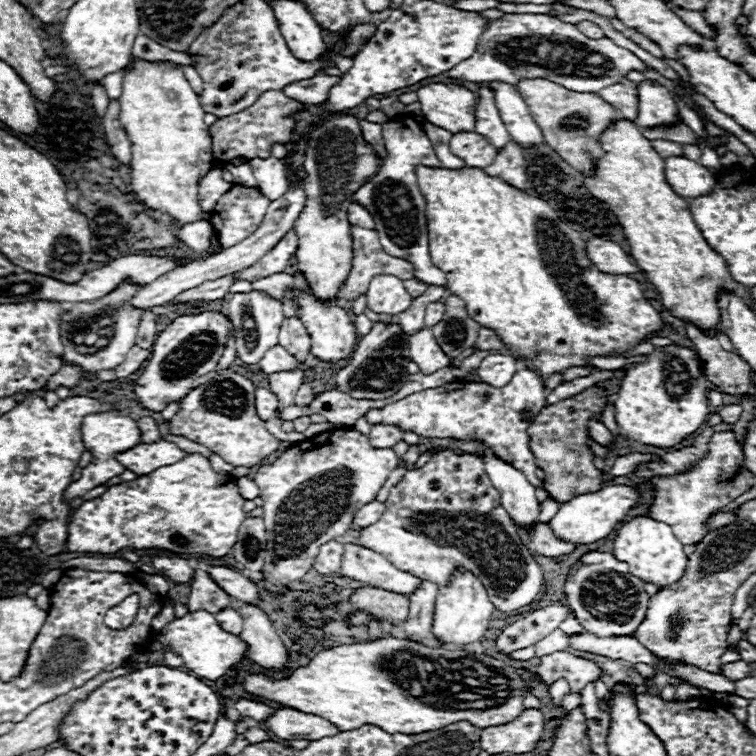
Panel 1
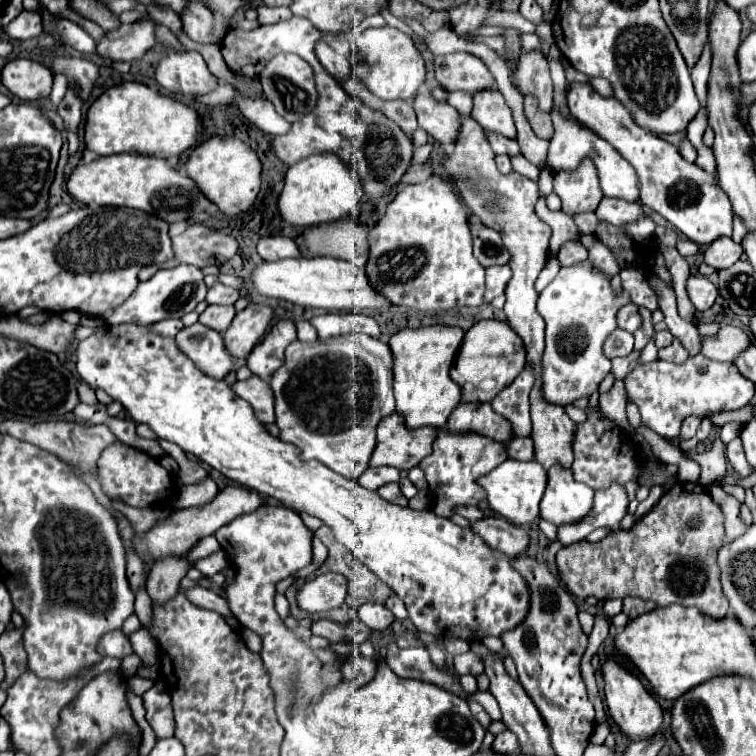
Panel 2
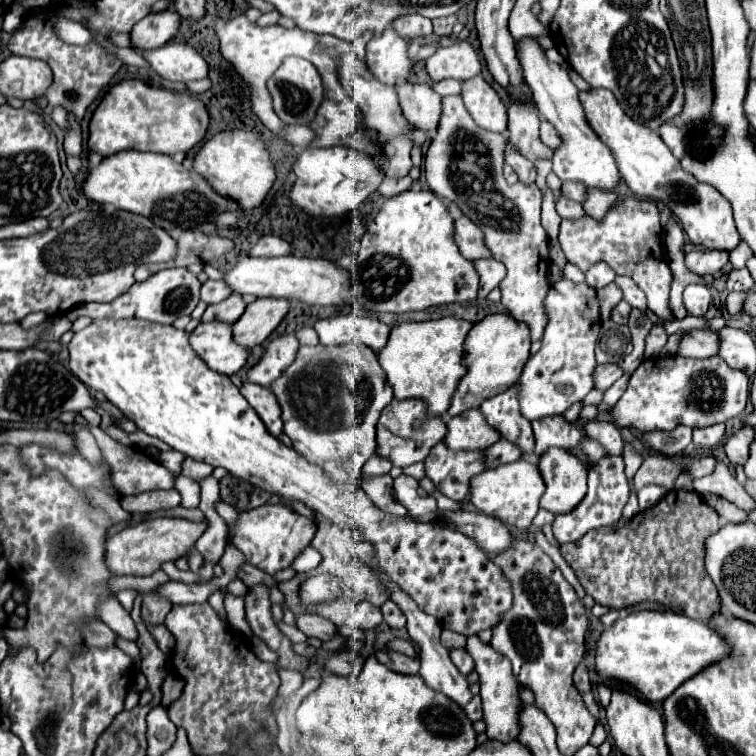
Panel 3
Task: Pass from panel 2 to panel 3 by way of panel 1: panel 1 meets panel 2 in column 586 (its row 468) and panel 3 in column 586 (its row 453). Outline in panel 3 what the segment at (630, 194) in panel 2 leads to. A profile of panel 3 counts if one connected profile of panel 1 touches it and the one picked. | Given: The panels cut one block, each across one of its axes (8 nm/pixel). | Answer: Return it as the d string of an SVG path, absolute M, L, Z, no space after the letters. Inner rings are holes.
M524 36L518 40L518 58L524 68L524 78L526 78L528 86L532 88L532 94L534 94L540 114L564 138L562 146L556 148L556 152L554 152L554 160L552 160L554 174L562 182L576 180L576 182L584 182L586 186L614 190L616 184L620 182L618 166L616 166L610 150L596 138L596 134L588 126L582 106L580 106L580 100L578 100L578 88L570 82L566 70L562 70L558 64L554 64L546 58L542 46L538 44L538 40L534 36Z

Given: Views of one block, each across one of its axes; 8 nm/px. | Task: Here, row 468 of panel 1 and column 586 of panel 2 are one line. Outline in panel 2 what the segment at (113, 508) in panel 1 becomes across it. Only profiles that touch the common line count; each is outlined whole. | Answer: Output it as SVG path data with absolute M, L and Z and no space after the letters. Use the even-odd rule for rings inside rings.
M586 158L576 170L554 170L554 192L562 200L562 212L568 216L594 212L604 196L596 166Z

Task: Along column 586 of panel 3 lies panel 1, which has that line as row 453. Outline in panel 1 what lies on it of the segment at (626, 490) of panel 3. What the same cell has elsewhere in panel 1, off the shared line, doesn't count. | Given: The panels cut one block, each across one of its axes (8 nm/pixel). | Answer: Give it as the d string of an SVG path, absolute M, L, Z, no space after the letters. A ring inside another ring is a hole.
M522 368L518 370L518 374L512 378L510 384L502 386L502 388L494 388L494 386L488 386L484 382L478 382L478 384L468 384L468 382L450 382L450 384L444 384L440 388L430 388L430 390L422 390L422 392L416 392L416 394L410 394L398 402L392 402L380 410L372 408L368 410L364 416L368 420L368 424L390 424L390 426L400 426L404 432L414 432L422 438L452 438L452 440L466 440L466 438L474 438L474 440L480 440L486 448L490 448L490 452L498 458L502 458L504 462L510 462L516 470L522 470L528 478L530 484L534 486L542 486L542 480L536 478L534 470L536 470L536 462L534 462L534 456L528 448L528 434L526 434L526 428L530 426L530 422L536 418L538 410L542 410L546 406L544 398L546 398L548 390L544 388L544 378L538 376L536 372L528 370L528 368Z

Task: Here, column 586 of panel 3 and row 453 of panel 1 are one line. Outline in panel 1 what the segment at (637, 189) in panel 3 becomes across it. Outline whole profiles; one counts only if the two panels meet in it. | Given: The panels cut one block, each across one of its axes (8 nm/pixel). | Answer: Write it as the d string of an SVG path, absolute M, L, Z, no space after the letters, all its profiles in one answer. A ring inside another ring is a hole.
M100 412L100 414L90 414L82 420L82 438L84 438L84 446L86 450L92 452L92 462L82 468L82 478L72 482L66 492L64 498L70 502L78 496L84 496L88 490L108 482L114 476L120 476L126 468L116 460L116 454L122 454L134 446L138 446L142 442L142 434L138 430L136 420L132 420L130 416L120 416L116 412Z

